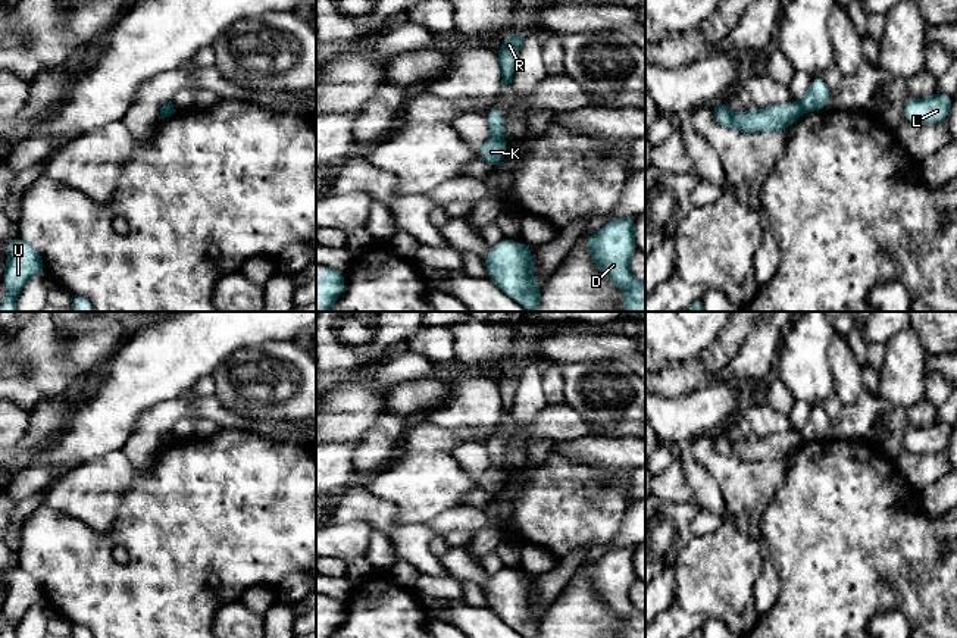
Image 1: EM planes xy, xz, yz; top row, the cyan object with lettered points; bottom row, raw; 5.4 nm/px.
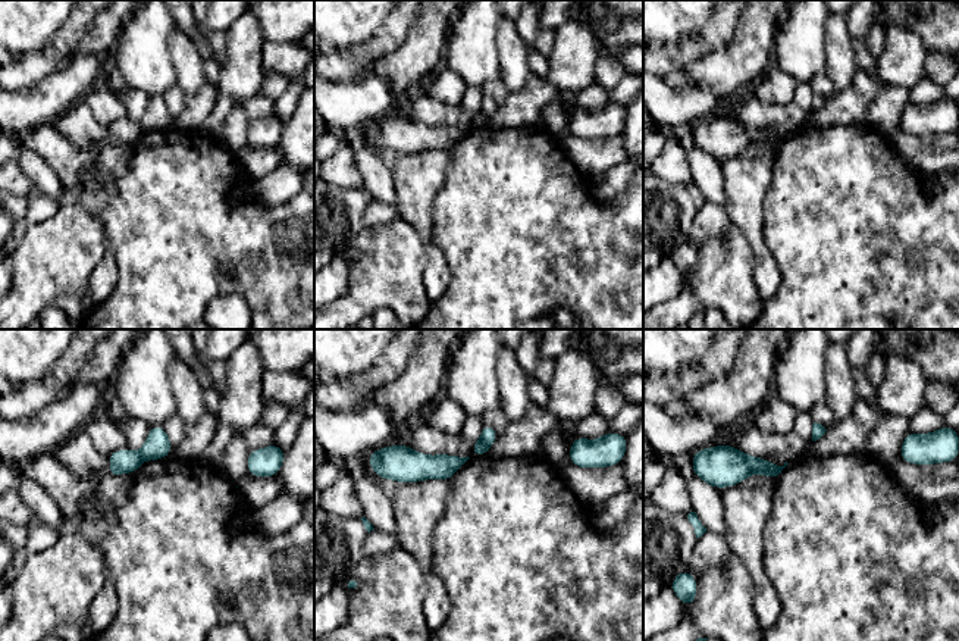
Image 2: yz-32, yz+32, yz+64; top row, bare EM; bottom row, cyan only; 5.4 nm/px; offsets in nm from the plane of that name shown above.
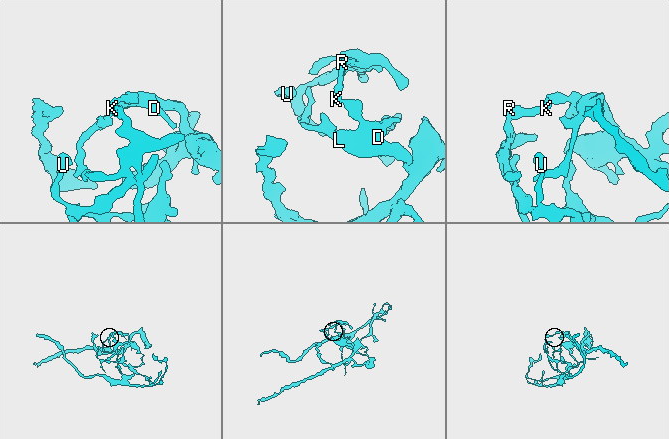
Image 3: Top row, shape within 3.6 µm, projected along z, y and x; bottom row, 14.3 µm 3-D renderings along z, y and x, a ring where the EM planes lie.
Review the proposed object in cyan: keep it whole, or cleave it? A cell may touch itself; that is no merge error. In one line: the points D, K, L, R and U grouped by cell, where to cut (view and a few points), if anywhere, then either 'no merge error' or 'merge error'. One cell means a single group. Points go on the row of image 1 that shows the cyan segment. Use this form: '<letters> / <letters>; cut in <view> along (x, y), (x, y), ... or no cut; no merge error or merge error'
D K L / R U; cut in xz along (493, 135), (502, 137); merge error

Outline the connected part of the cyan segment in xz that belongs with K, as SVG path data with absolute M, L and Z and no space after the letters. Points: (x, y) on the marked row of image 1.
M501 138L487 140L478 151L478 156L482 157L492 168L497 168L506 157L507 141Z

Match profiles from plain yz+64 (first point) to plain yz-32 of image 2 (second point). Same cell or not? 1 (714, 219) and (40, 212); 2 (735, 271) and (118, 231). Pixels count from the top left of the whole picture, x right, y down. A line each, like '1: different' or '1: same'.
1: same
2: different

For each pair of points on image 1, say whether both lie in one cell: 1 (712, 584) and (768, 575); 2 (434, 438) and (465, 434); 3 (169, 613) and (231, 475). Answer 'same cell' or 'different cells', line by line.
1: different cells
2: same cell
3: same cell

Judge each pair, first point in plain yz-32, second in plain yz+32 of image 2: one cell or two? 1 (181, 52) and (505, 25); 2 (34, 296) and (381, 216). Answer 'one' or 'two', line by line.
1: one
2: two

